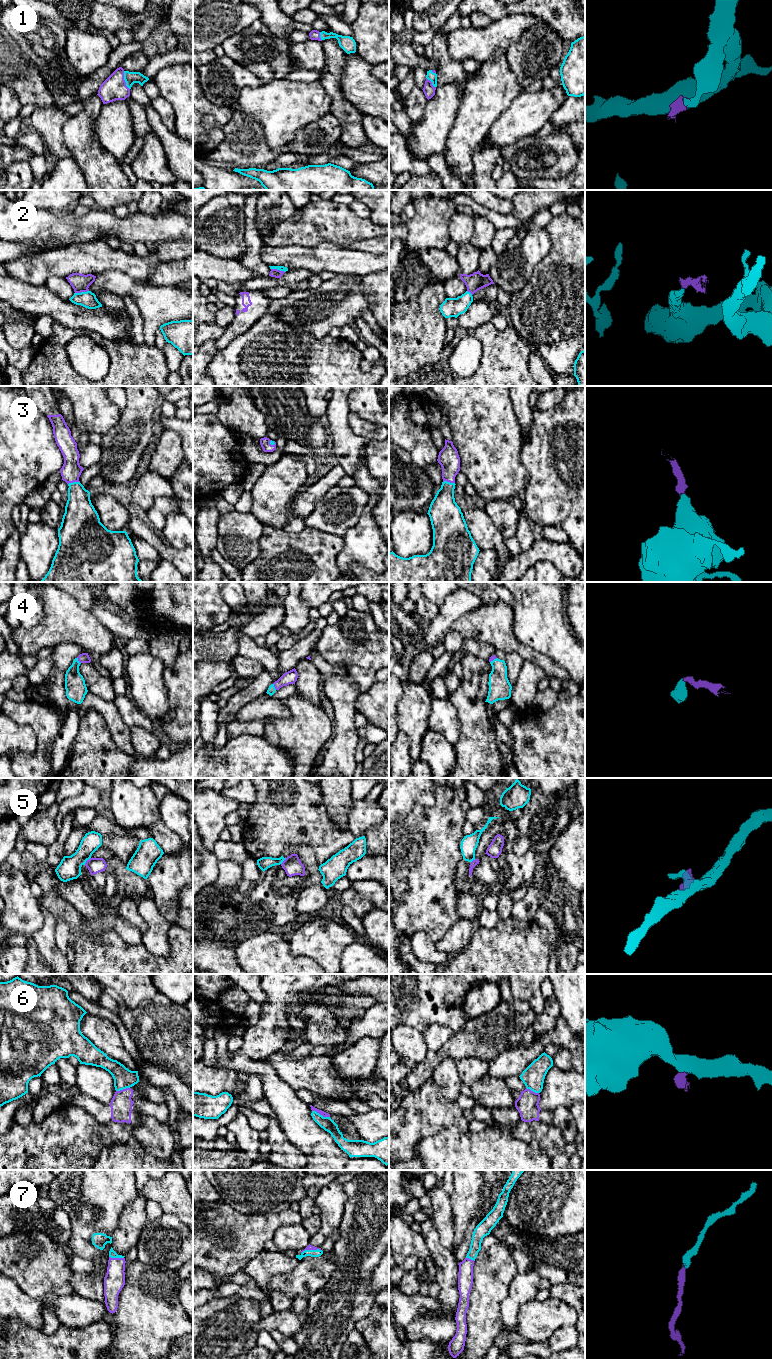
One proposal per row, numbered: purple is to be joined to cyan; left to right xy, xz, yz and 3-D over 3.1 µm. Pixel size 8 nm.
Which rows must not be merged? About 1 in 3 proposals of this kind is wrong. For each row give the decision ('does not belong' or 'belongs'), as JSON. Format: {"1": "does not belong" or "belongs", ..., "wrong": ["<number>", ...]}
{"1": "belongs", "2": "does not belong", "3": "belongs", "4": "belongs", "5": "does not belong", "6": "does not belong", "7": "belongs", "wrong": ["2", "5", "6"]}

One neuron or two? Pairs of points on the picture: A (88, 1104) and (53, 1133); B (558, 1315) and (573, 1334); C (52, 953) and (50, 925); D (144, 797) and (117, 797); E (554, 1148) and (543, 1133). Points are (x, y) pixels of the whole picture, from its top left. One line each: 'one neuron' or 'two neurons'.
A: two neurons
B: two neurons
C: one neuron
D: one neuron
E: one neuron

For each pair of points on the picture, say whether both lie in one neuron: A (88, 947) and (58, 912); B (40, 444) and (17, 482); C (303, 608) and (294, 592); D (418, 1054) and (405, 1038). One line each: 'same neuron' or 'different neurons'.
A: different neurons
B: same neuron
C: same neuron
D: same neuron

